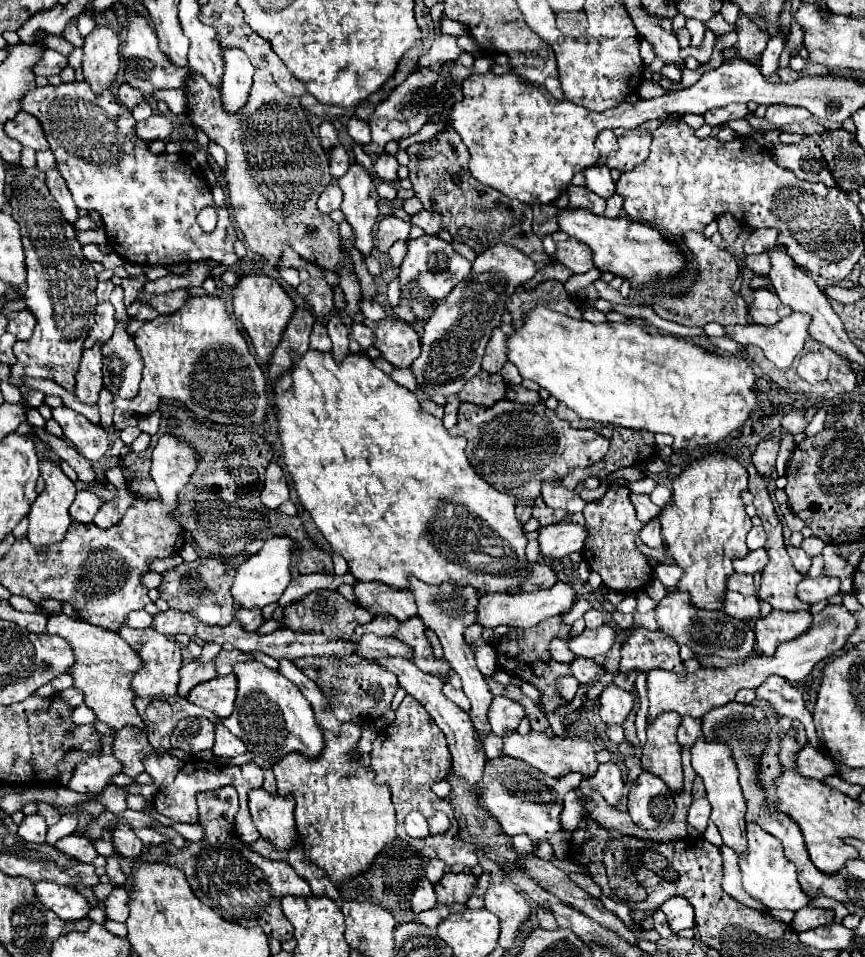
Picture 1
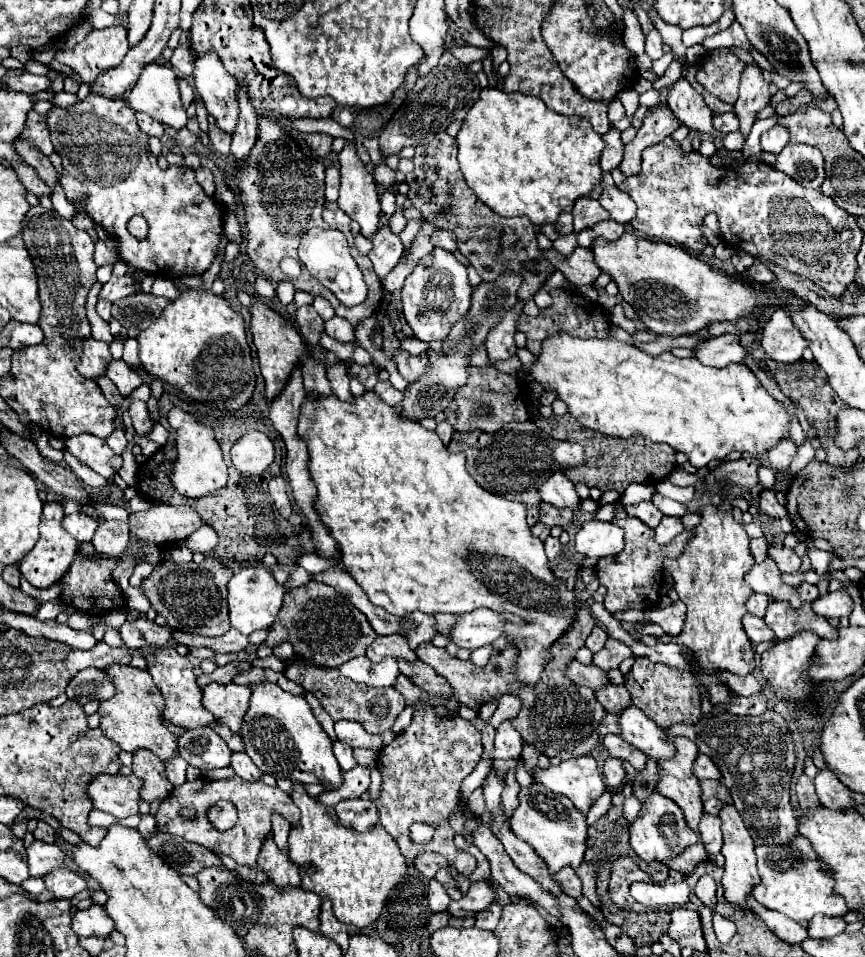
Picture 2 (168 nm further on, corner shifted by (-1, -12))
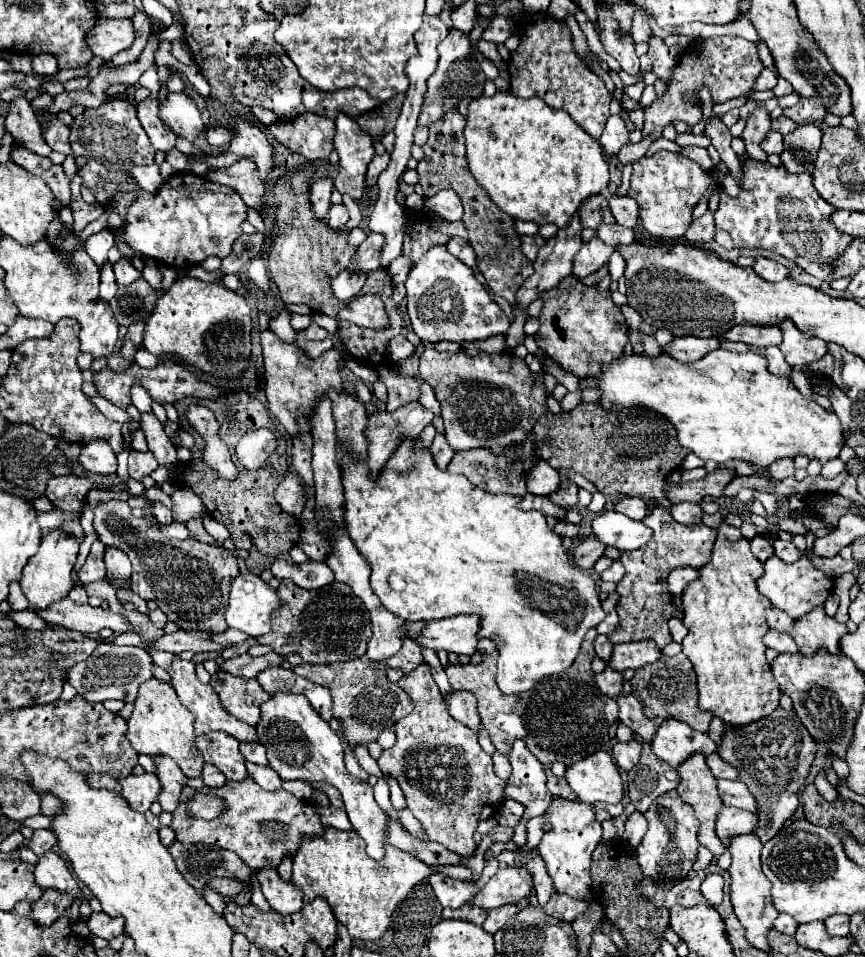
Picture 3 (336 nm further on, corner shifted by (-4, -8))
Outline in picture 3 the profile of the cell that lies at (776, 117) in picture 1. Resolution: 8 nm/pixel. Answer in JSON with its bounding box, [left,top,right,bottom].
[761,132,783,154]

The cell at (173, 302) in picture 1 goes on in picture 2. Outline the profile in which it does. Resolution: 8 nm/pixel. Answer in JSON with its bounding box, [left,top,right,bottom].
[112,292,170,330]

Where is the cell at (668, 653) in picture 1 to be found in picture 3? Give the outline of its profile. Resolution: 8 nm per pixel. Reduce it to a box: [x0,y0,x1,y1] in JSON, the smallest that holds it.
[631,656,711,732]

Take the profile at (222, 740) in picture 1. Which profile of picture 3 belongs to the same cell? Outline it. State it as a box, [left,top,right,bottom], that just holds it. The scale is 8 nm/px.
[247,762,281,790]

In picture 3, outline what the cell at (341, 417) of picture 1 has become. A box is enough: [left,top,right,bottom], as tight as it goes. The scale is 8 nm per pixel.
[339,436,605,694]

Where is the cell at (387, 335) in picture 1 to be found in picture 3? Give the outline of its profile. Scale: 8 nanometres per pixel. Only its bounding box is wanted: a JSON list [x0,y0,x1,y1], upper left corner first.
[419,348,545,452]

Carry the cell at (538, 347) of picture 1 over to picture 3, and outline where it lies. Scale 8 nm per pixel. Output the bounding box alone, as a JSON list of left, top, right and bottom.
[591,350,843,468]

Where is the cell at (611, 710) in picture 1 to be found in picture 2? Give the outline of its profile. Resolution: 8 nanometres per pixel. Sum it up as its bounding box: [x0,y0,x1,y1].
[618,706,676,760]

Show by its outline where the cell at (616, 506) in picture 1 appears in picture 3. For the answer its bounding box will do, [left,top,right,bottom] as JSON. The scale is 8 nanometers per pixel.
[609,508,717,650]

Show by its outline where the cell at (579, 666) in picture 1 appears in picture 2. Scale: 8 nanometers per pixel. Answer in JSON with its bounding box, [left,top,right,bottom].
[596,684,632,714]

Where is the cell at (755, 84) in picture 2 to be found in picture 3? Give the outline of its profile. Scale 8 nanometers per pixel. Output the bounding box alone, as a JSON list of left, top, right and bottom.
[741,106,771,160]

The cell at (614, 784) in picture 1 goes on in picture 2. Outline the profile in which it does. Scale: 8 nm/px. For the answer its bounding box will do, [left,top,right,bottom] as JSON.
[604,756,626,784]

